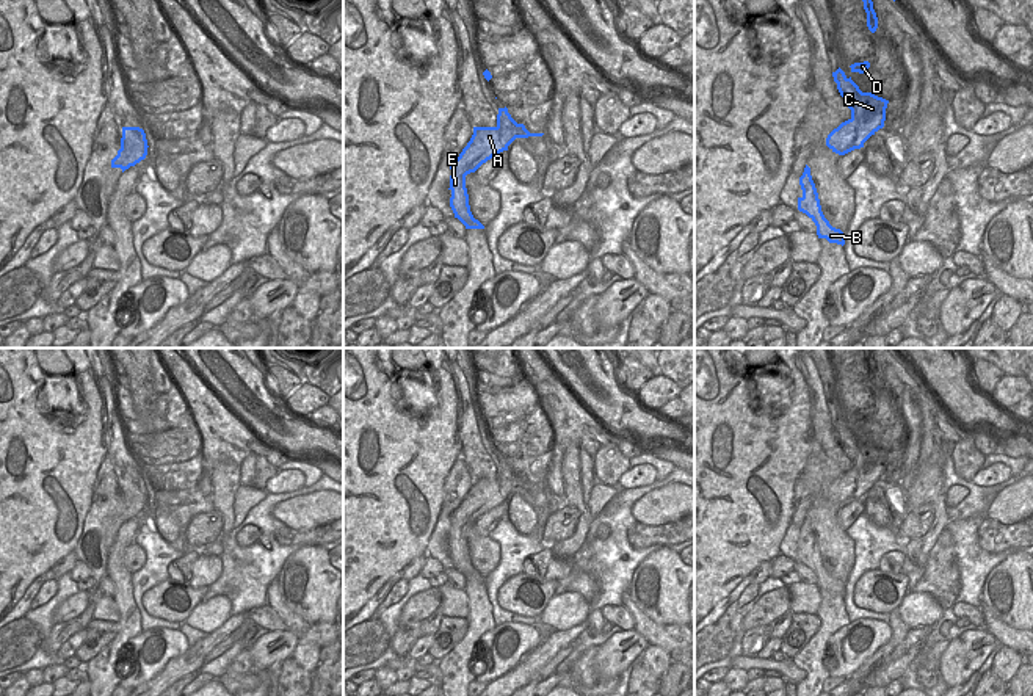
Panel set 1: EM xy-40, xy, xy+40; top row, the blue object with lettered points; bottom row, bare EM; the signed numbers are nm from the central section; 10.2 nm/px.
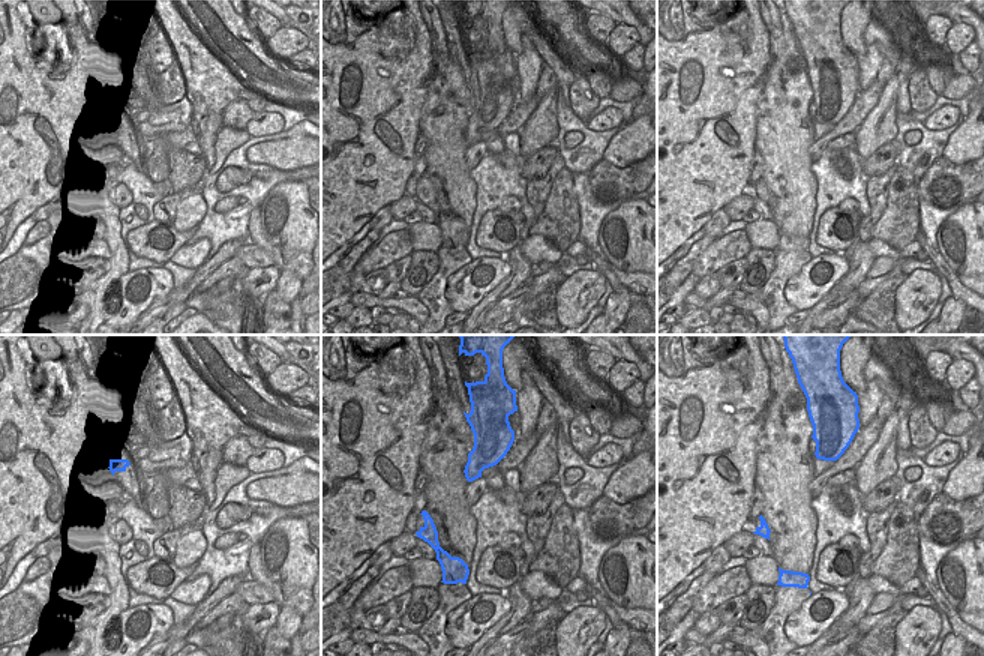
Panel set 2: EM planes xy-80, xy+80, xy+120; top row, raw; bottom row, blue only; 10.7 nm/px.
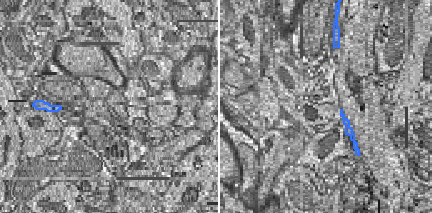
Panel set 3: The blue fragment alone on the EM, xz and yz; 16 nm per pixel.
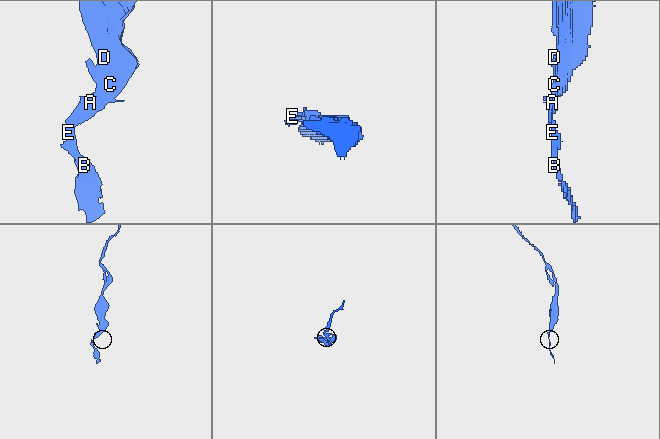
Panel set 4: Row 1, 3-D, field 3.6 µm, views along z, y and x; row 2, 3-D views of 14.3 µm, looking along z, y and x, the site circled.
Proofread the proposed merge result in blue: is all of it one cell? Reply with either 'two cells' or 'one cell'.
one cell

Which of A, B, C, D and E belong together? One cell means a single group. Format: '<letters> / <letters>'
A B C D E

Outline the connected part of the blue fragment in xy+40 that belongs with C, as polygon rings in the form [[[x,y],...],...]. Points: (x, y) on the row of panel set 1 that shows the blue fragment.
[[[840,67],[832,72],[832,77],[840,96],[851,110],[851,118],[828,135],[826,146],[832,152],[845,155],[864,147],[864,143],[884,127],[889,100],[872,92],[862,92]]]

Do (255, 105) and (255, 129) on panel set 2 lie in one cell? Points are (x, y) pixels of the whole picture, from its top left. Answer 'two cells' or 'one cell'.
two cells

